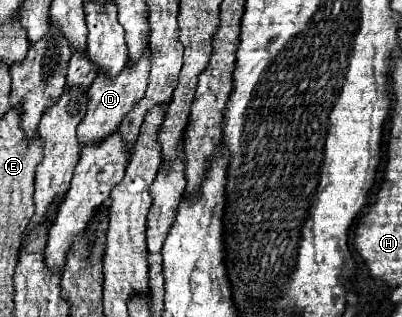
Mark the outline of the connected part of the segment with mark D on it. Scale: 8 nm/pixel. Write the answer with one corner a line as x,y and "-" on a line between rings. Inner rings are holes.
145,47
145,59
141,59
141,63
137,63
137,67
129,67
129,63
127,63
125,71
121,71
121,75
117,75
117,79
101,79
101,75
97,75
87,91
87,95
89,95
87,115
81,121
81,125
77,127
79,143
81,145
99,143
109,133
113,133
119,127
119,123
123,121
123,117
143,97
145,87
147,87
147,79
149,79
149,47

